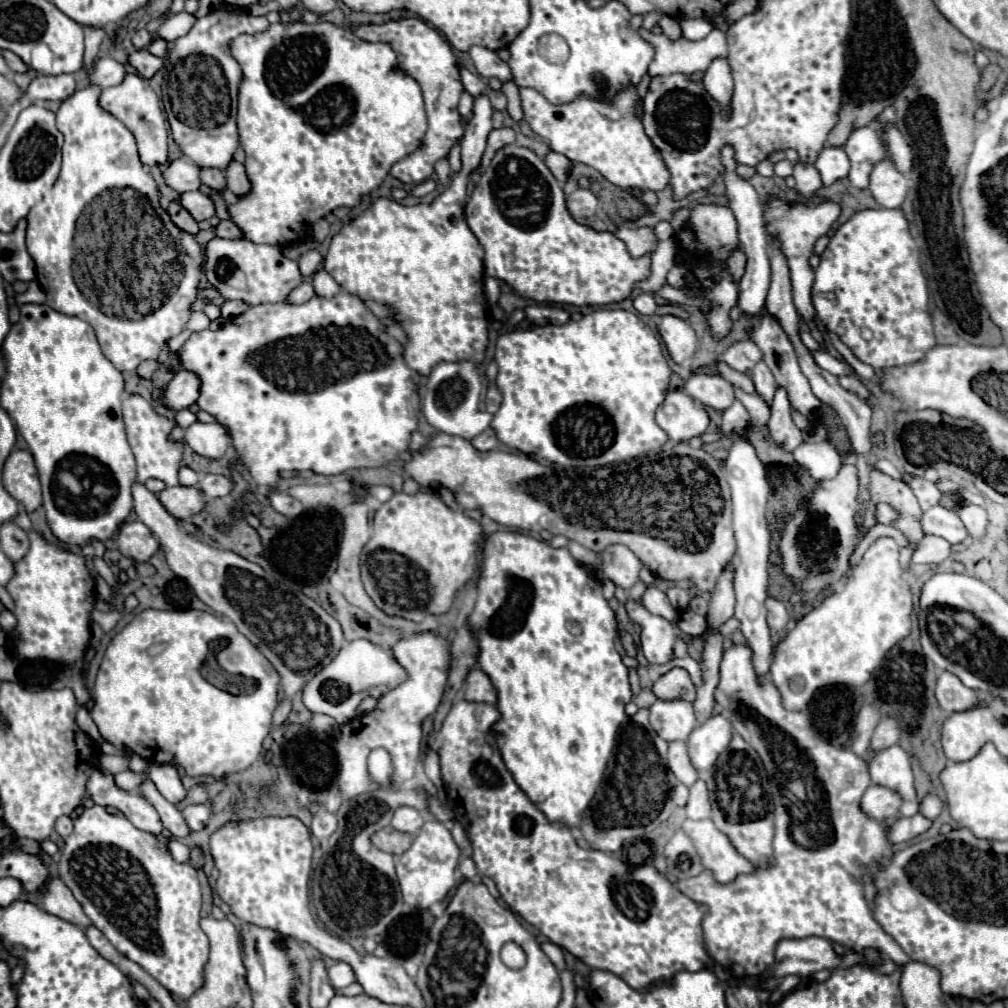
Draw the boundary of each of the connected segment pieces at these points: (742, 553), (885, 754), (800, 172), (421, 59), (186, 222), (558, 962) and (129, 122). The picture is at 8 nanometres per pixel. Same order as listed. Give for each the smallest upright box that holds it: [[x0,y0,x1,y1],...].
[[725,437,773,677],[869,745,917,817],[793,161,823,197],[355,19,465,183],[167,201,199,235],[541,943,565,969],[99,73,167,165]]

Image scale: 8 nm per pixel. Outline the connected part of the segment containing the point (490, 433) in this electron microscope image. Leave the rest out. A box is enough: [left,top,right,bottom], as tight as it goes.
[471,429,499,451]

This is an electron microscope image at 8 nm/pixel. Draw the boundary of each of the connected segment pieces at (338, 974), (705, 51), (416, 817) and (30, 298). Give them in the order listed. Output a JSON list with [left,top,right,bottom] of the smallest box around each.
[[327,963,355,989],[639,27,727,77],[391,805,425,833],[17,281,45,305]]

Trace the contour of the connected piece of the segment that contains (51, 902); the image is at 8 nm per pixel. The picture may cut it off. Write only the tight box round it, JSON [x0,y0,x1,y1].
[43,879,91,929]

